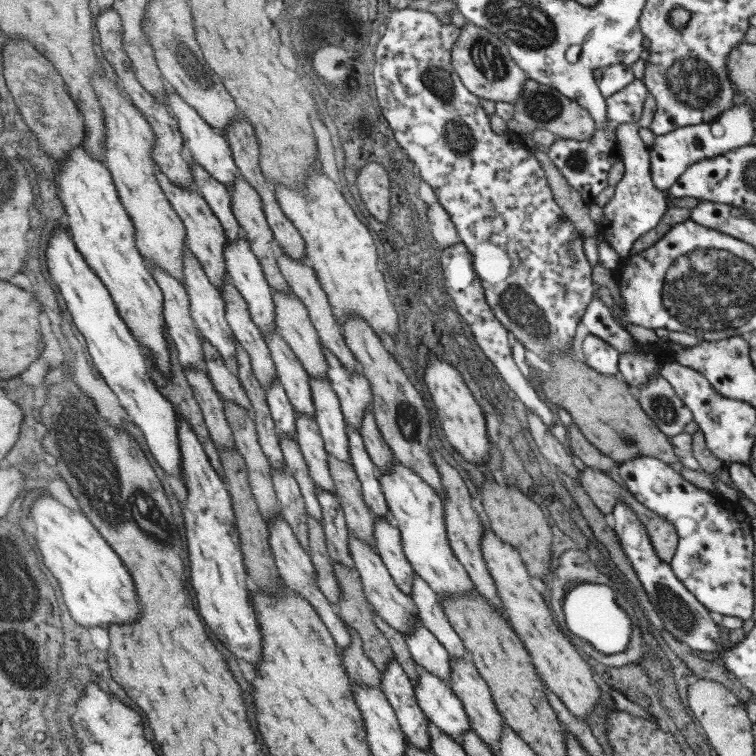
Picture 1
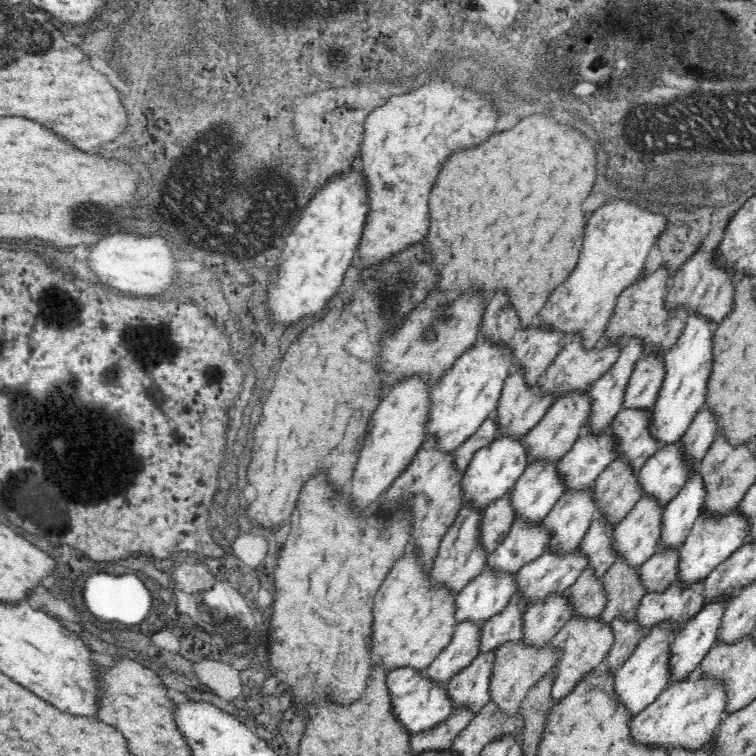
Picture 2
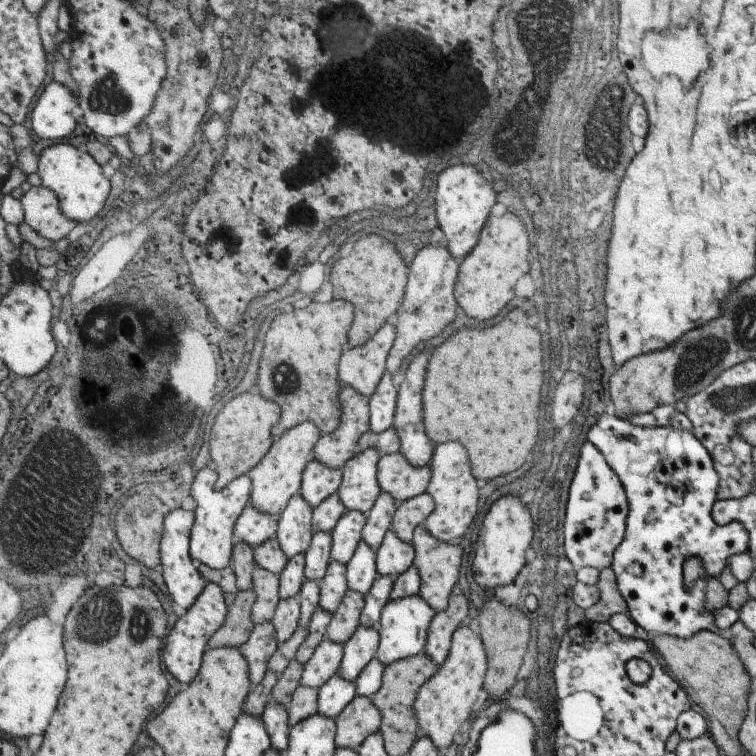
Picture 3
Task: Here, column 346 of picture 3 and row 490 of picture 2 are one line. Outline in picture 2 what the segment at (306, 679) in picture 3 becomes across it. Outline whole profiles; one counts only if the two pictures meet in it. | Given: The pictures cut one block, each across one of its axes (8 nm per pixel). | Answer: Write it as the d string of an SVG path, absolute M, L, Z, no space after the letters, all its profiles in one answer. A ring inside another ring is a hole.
M652 490L644 492L642 498L636 502L636 506L616 524L616 548L622 554L626 554L626 558L630 562L634 562L636 566L642 566L656 550L660 550L662 544L662 530L664 530L664 518L666 518L666 500L660 500L658 494L654 494Z

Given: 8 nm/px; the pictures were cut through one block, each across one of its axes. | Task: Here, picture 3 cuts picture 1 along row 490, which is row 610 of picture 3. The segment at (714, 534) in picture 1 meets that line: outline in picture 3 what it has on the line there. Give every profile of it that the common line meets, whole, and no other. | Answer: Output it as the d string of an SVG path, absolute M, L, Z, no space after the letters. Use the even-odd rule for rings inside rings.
M601 414L597 416L595 424L589 428L587 432L587 442L593 444L599 454L603 456L605 464L611 468L611 472L617 476L625 496L627 496L627 504L629 504L629 514L627 514L627 520L625 520L625 534L623 534L623 540L619 542L619 546L615 546L613 554L611 554L611 572L615 574L615 584L617 584L617 592L621 594L621 598L625 600L627 604L627 612L629 612L629 618L635 626L643 628L643 630L661 630L661 632L667 632L671 638L687 638L687 636L693 636L697 634L699 630L707 630L707 632L713 632L713 634L723 634L721 630L715 628L713 624L713 614L703 610L703 600L705 600L705 580L707 576L719 576L723 572L723 568L727 566L727 558L733 556L733 554L747 554L747 530L739 524L739 522L731 522L731 524L715 524L713 518L711 518L711 508L713 508L713 502L717 500L715 498L715 492L717 492L717 474L713 470L713 462L711 462L711 456L707 454L707 450L703 448L703 444L699 444L699 440L687 432L687 430L679 430L679 428L673 428L673 426L655 426L655 428L643 428L643 426L633 426L629 420L619 420L615 416L607 416L607 414ZM687 558L699 558L701 566L703 566L703 574L699 576L699 580L693 582L691 588L685 588L683 584L683 562Z

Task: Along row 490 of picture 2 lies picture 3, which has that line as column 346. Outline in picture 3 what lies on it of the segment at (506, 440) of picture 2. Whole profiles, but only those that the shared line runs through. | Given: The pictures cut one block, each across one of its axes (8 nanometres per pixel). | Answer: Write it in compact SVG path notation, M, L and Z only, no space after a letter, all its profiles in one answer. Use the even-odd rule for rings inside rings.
M369 448L359 456L351 458L351 462L347 462L347 466L343 468L345 476L339 496L349 508L349 512L357 510L363 514L371 514L371 508L375 506L377 498L383 494L377 478L379 472L377 468L381 458L383 456L377 448Z

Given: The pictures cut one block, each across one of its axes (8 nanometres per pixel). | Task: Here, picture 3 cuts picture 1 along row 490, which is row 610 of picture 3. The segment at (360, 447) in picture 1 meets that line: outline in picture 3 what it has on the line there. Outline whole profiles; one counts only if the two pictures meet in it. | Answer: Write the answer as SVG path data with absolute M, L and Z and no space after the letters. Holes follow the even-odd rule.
M381 576L375 582L373 590L367 594L367 606L363 608L361 614L361 626L377 628L381 624L381 614L385 606L391 602L391 586L393 586L391 576Z

